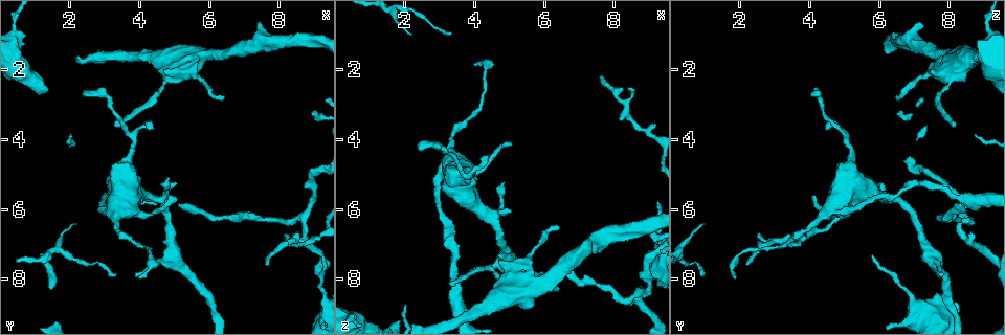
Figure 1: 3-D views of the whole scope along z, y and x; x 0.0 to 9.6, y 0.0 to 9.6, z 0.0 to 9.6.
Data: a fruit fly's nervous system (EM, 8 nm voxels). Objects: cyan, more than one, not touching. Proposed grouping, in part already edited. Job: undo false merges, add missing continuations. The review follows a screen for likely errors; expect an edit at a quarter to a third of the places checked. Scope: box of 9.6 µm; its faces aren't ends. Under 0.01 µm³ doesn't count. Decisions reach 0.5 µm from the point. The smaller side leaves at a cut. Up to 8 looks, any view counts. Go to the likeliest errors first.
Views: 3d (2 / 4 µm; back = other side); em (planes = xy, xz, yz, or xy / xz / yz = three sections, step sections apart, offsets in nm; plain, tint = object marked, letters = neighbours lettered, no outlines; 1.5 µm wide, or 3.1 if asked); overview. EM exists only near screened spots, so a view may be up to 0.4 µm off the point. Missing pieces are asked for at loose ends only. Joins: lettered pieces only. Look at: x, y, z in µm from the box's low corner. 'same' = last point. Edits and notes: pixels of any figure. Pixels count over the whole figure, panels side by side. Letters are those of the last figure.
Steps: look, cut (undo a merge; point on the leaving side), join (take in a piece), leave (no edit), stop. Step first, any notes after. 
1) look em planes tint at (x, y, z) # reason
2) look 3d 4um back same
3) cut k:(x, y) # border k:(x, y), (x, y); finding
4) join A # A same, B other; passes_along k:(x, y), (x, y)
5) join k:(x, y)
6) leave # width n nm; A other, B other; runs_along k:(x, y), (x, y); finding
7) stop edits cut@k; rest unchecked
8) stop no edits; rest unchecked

look 3d 2um at (7.45, 0.60, 7.20) # an open end

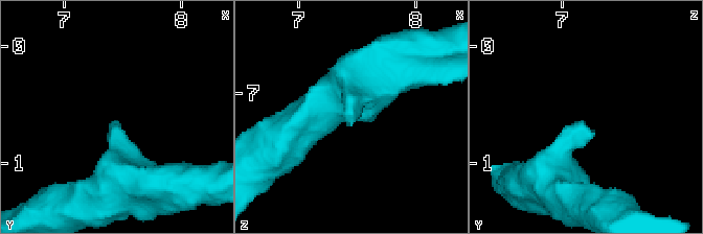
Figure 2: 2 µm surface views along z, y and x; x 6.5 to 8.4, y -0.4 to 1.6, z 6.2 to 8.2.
look em planes letters at (7.46, 0.66, 7.16)

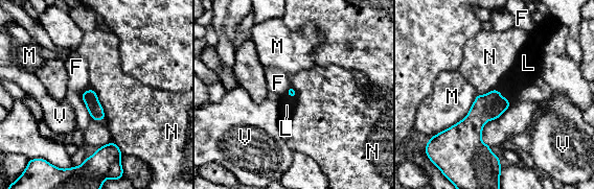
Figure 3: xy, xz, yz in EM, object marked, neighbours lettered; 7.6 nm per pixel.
join 3:(522, 71) # F other, L same, M other, N other, V other; passes_along 3:(485, 108), (501, 95), (522, 71); it goes on there

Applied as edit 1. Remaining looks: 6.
look em planes letters at (4.00, 8.00, 1.90) # branch stops here

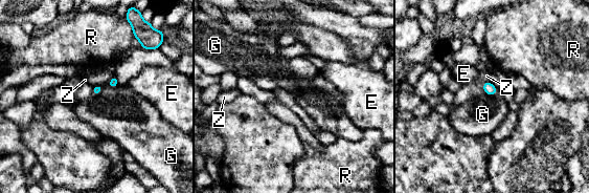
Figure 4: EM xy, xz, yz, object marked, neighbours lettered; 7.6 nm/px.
leave # E other, G other, R other, Z other; border 4:(489, 81), (496, 88), (493, 95); no lettered piece goes on from it

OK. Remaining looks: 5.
look em planes letters at (3.30, 6.35, 4.20) # thick turns thin

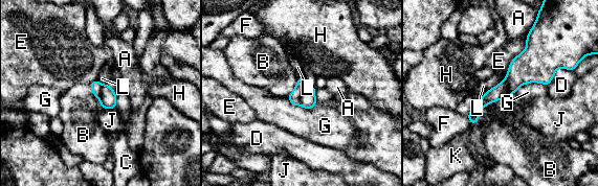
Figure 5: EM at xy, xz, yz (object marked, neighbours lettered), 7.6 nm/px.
cut 5:(294, 96) # A other, B other, C other, D other, E other, F other, G other, H other, J other, K other, L other; part_leaving 5:(503, 84), (474, 111), (471, 118); two cells meet here

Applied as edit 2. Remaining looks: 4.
stop edits join@3, cut@5; rest unchecked

